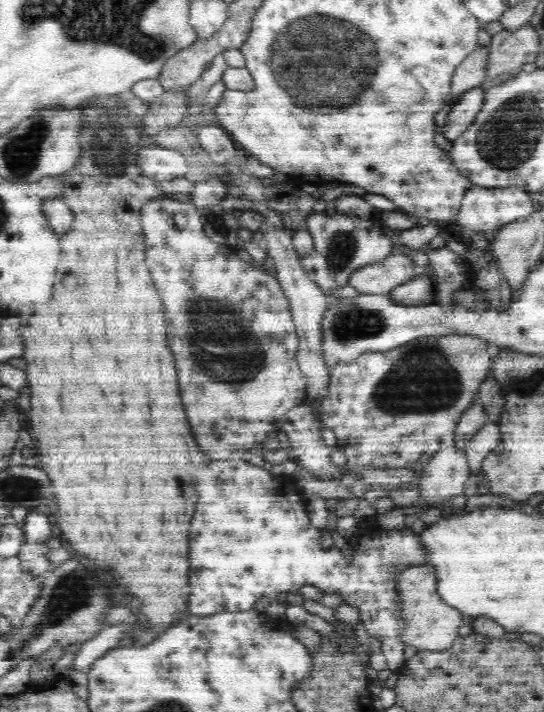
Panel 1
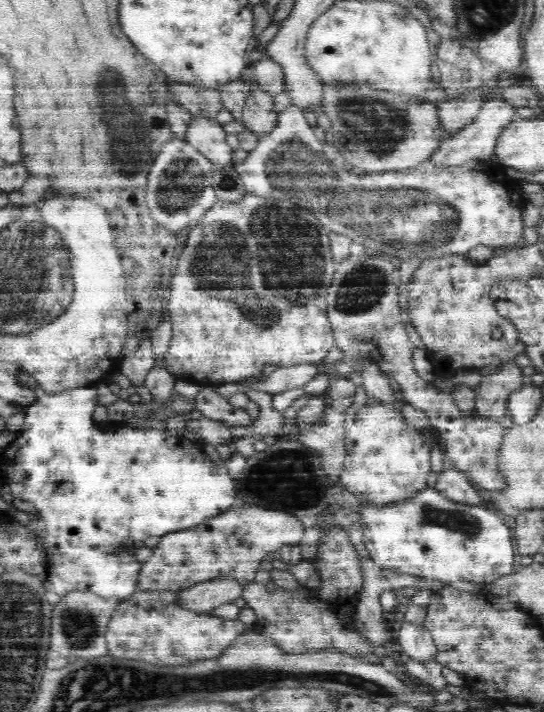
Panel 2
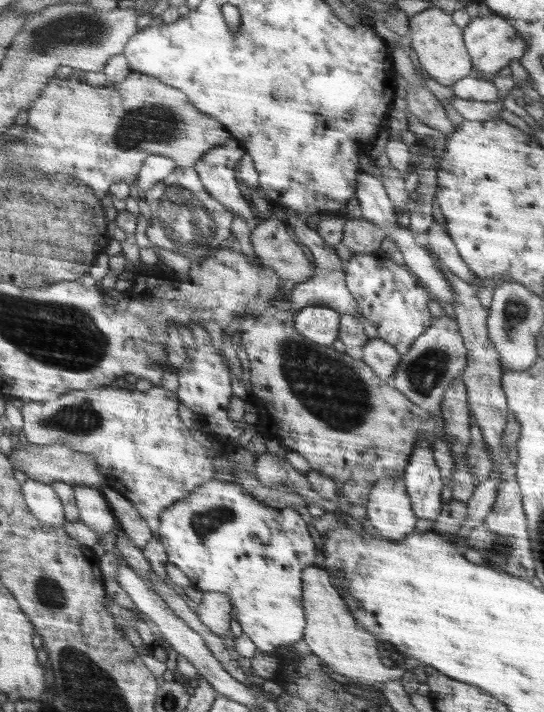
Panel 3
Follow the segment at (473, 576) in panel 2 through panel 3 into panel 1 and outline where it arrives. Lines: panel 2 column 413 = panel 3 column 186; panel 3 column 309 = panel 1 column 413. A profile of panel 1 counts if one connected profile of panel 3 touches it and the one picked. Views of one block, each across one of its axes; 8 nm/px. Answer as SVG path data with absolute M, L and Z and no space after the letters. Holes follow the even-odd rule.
M247 455L212 460L210 469L205 472L204 480L200 480L200 504L196 504L196 516L192 518L192 572L188 612L210 616L224 610L248 611L254 609L254 604L260 598L281 600L290 590L298 591L305 585L312 585L328 596L339 596L342 602L357 608L368 636L380 644L380 652L387 659L387 668L391 671L400 670L405 664L406 642L402 634L406 630L406 615L402 593L398 591L399 580L408 568L426 565L431 553L423 544L423 532L416 532L416 528L412 528L412 519L408 518L399 529L381 528L377 524L377 516L367 523L360 520L355 532L352 532L352 538L348 539L352 546L352 556L346 560L342 550L337 547L320 546L320 534L308 517L309 499L297 490L292 477L275 475L252 465L248 463Z

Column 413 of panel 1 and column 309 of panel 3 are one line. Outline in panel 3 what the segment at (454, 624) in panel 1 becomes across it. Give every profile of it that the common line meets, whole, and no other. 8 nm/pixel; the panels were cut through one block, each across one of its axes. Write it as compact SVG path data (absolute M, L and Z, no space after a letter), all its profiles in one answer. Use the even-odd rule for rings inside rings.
M321 567L303 572L303 604L306 607L307 626L303 640L316 657L320 657L334 672L345 675L352 682L386 682L400 680L405 668L388 667L380 662L378 641L367 628L360 627L354 613L339 592L332 586L329 574Z

